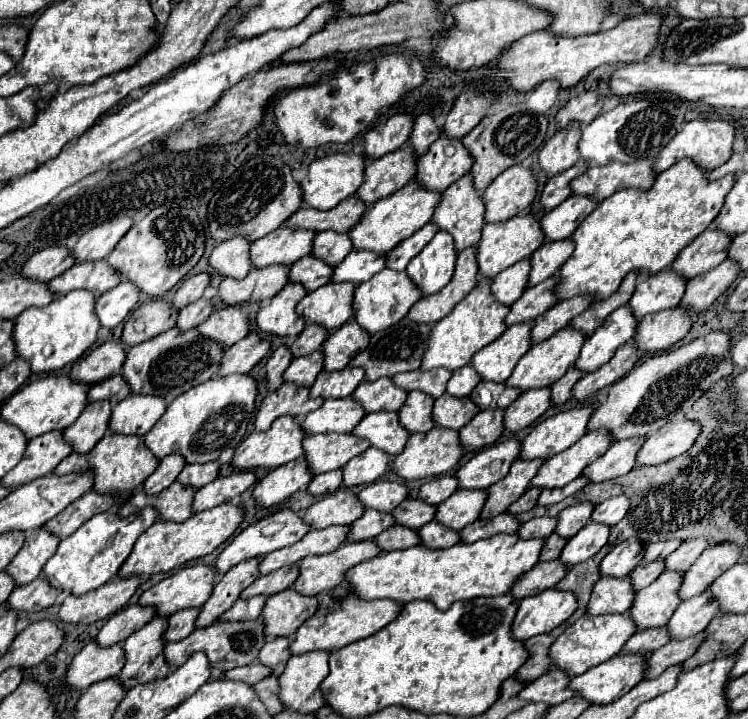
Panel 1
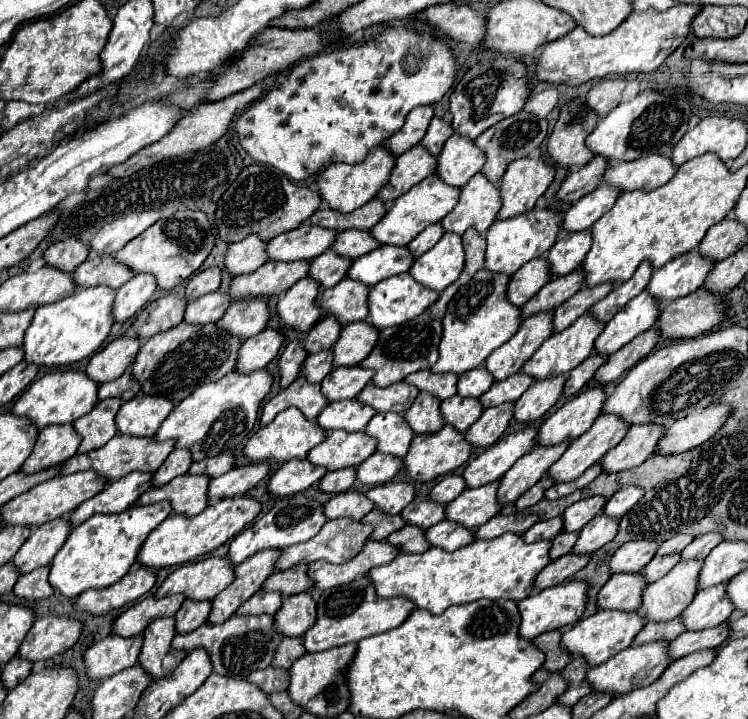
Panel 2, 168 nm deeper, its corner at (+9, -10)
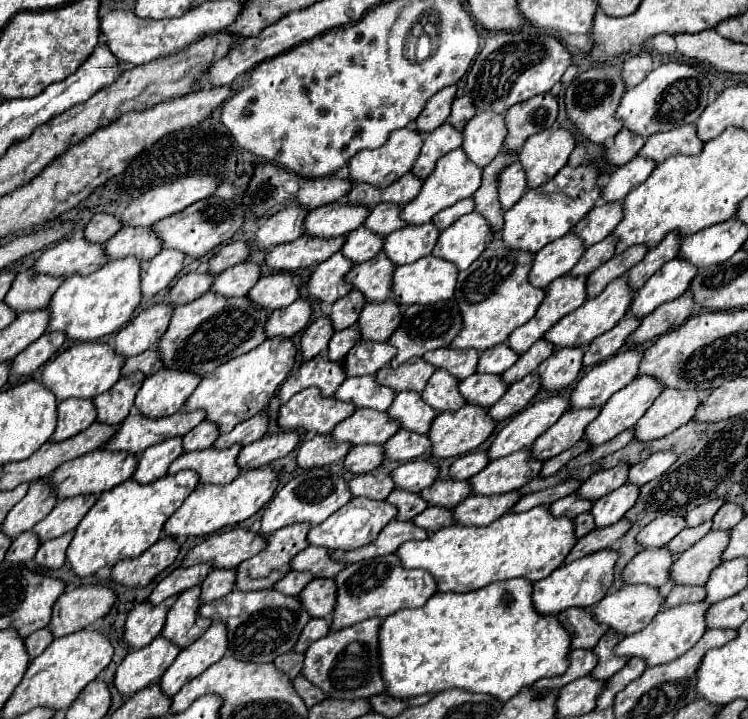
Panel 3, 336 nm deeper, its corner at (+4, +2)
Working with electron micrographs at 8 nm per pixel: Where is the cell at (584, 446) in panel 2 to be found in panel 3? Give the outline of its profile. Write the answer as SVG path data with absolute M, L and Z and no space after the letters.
M643 376L615 392L611 400L601 408L599 416L585 428L583 438L591 446L605 444L623 430L629 430L647 412L655 398L663 392L661 384L651 376Z

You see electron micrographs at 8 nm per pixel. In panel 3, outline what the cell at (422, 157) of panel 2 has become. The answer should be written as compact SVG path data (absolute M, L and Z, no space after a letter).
M447 122L441 124L437 130L425 134L421 152L411 168L411 174L415 174L417 178L423 180L441 156L445 156L447 152L451 152L459 146L461 146L461 132L453 130L453 126L449 126Z

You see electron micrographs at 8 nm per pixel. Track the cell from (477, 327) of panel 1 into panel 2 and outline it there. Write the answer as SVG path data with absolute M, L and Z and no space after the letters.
M486 268L478 270L468 284L460 286L456 296L448 302L446 314L444 314L444 334L440 342L440 358L430 368L432 372L454 372L462 374L468 372L480 364L486 362L486 358L500 348L506 340L510 340L522 320L520 320L520 308L510 304L506 298L510 276L488 272Z

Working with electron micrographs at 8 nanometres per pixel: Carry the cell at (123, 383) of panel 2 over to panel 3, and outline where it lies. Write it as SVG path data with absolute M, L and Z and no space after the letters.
M145 350L143 354L137 354L137 356L131 356L131 358L125 360L125 364L121 368L121 376L129 376L133 372L143 372L145 376L151 376L161 368L163 368L163 364L161 364L157 352Z

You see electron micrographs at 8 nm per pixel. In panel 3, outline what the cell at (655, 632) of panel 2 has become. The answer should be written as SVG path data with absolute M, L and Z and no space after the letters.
M673 586L673 590L667 596L663 608L675 608L675 606L681 606L681 604L701 602L703 598L705 598L703 586Z

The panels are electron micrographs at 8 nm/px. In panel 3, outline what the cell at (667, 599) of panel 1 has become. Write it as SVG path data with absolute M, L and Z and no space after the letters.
M709 532L705 538L701 538L697 544L693 544L689 550L685 550L671 566L671 582L675 586L687 584L687 586L703 586L711 574L713 568L721 564L721 552L725 550L729 532Z

